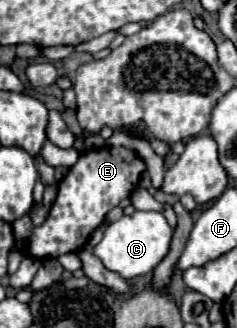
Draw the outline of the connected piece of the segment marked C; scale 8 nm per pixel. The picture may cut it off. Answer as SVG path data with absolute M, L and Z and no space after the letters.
M139 212L131 216L123 216L121 220L107 226L103 240L93 248L95 256L103 262L105 268L117 272L121 278L131 280L135 276L149 274L169 252L169 242L173 236L173 228L167 224L161 212Z

